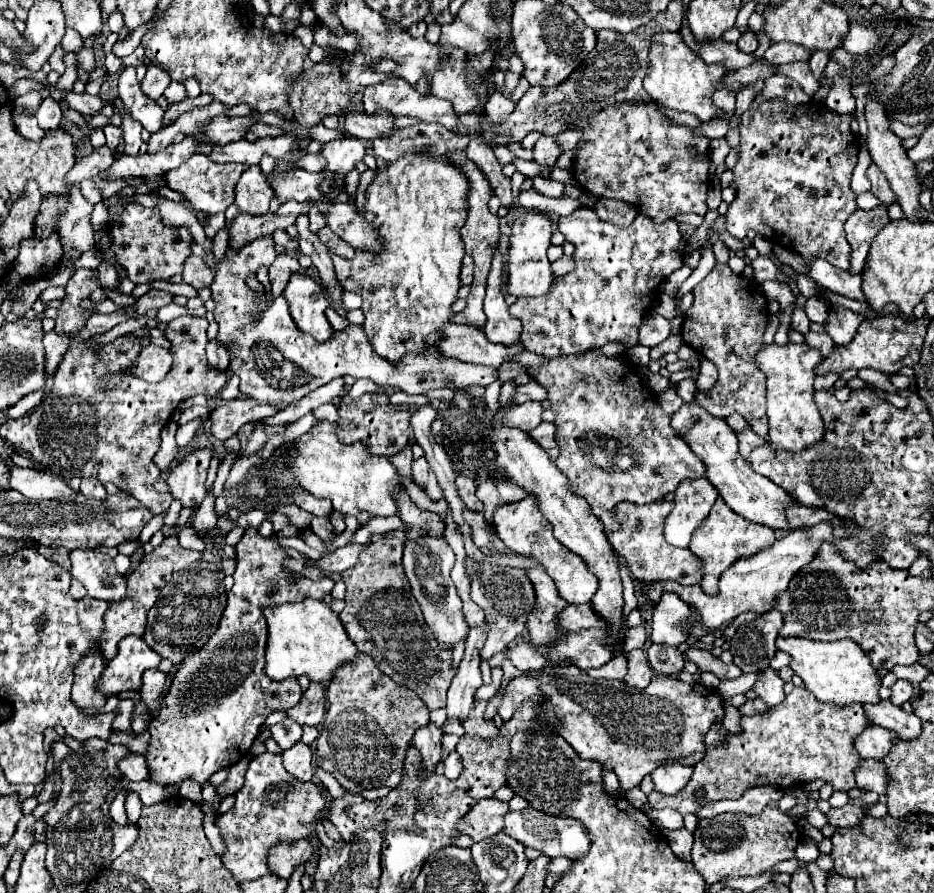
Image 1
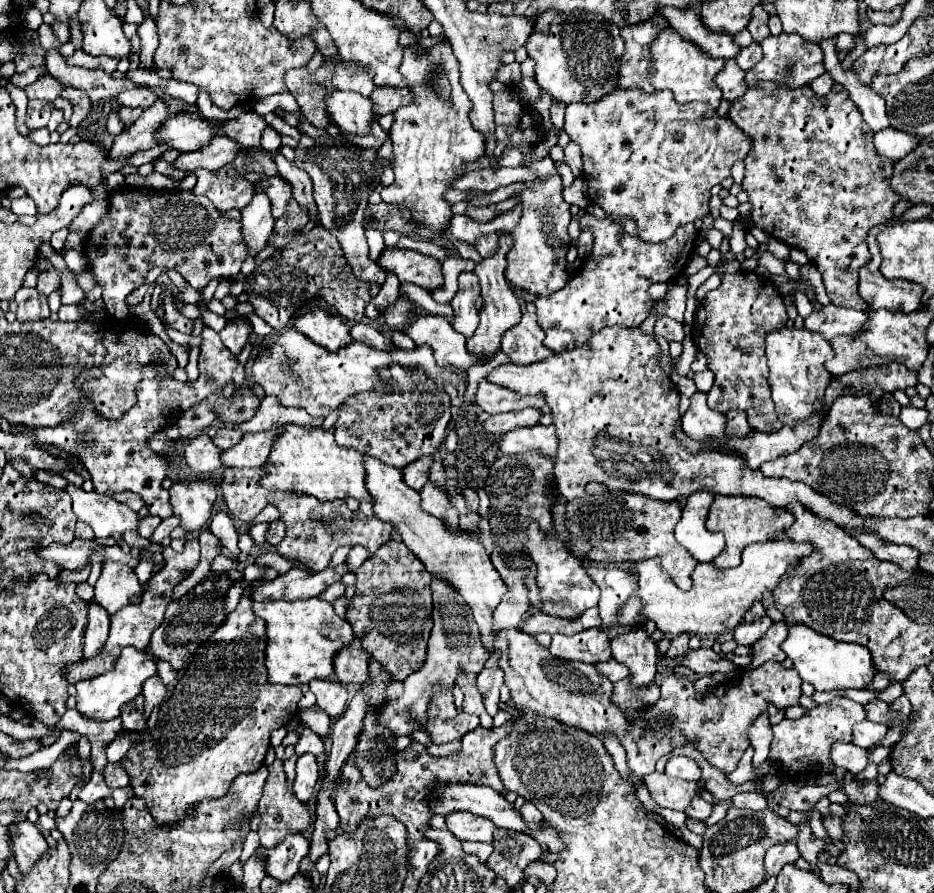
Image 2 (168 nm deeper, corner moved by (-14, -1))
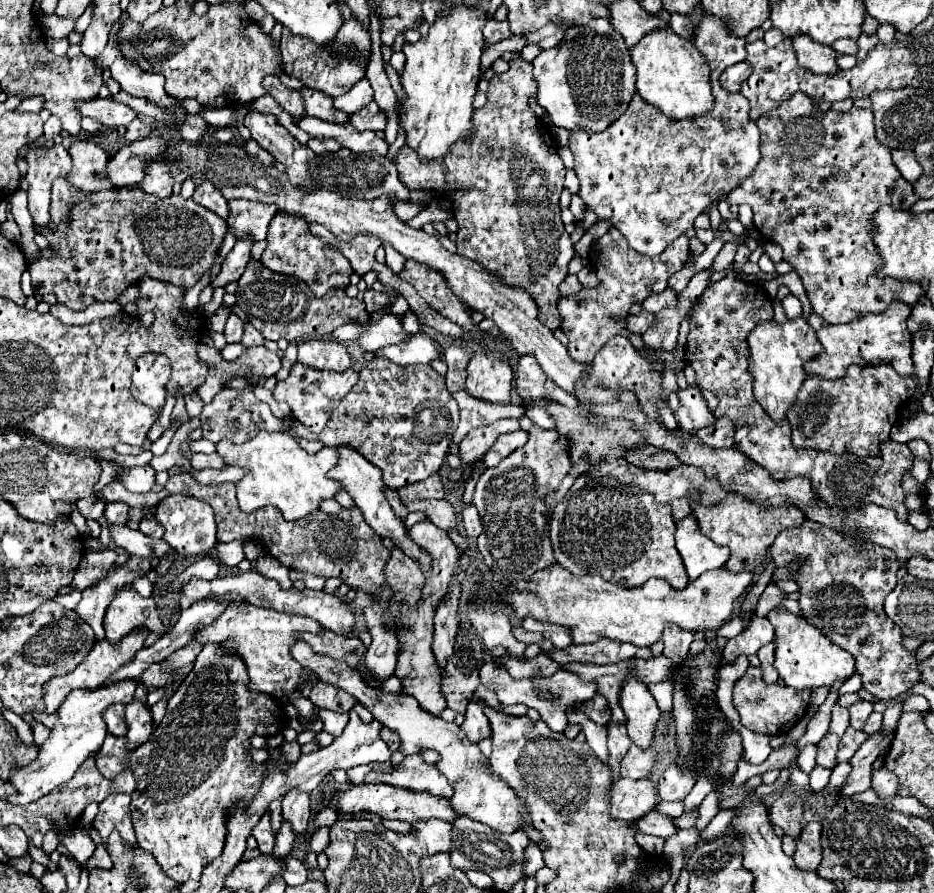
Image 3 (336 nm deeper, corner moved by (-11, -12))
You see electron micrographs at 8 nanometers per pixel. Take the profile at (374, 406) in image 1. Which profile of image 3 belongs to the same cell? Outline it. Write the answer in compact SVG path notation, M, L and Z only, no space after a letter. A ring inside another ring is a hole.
M375 358L365 364L357 386L353 386L351 394L333 412L333 418L337 416L353 416L349 418L353 422L327 424L319 440L333 448L347 444L363 454L383 472L383 482L393 490L439 472L459 424L457 400L453 400L441 374L429 364L393 366L385 358Z

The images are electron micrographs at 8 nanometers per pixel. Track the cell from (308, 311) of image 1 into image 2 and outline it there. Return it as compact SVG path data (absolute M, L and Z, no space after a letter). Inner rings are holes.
M314 309L312 313L298 317L294 321L294 329L328 351L338 351L340 347L346 347L352 341L350 329L342 321L342 317L328 315L322 309Z

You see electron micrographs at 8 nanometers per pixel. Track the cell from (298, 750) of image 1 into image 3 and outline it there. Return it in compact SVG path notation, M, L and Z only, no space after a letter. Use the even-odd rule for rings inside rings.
M289 790L283 798L283 818L293 824L293 832L301 834L307 830L311 814L311 794L301 790Z

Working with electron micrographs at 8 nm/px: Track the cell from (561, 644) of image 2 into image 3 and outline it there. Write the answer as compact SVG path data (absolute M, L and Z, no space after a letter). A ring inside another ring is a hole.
M539 654L533 659L525 660L525 662L517 662L515 658L511 658L509 662L505 662L505 666L507 666L507 672L515 679L529 678L535 674L549 677L559 670L565 670L565 668L561 668L561 664L547 658L545 654L543 656Z

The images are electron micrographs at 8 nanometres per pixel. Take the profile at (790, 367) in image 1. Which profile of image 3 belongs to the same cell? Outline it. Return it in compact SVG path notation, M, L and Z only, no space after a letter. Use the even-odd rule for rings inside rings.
M805 318L787 320L783 326L771 322L757 324L747 338L751 348L751 372L755 376L755 398L763 406L763 410L775 420L781 422L787 416L787 410L793 408L797 400L797 392L801 390L805 378L805 362L817 358L823 346L817 340L815 330L809 326Z

